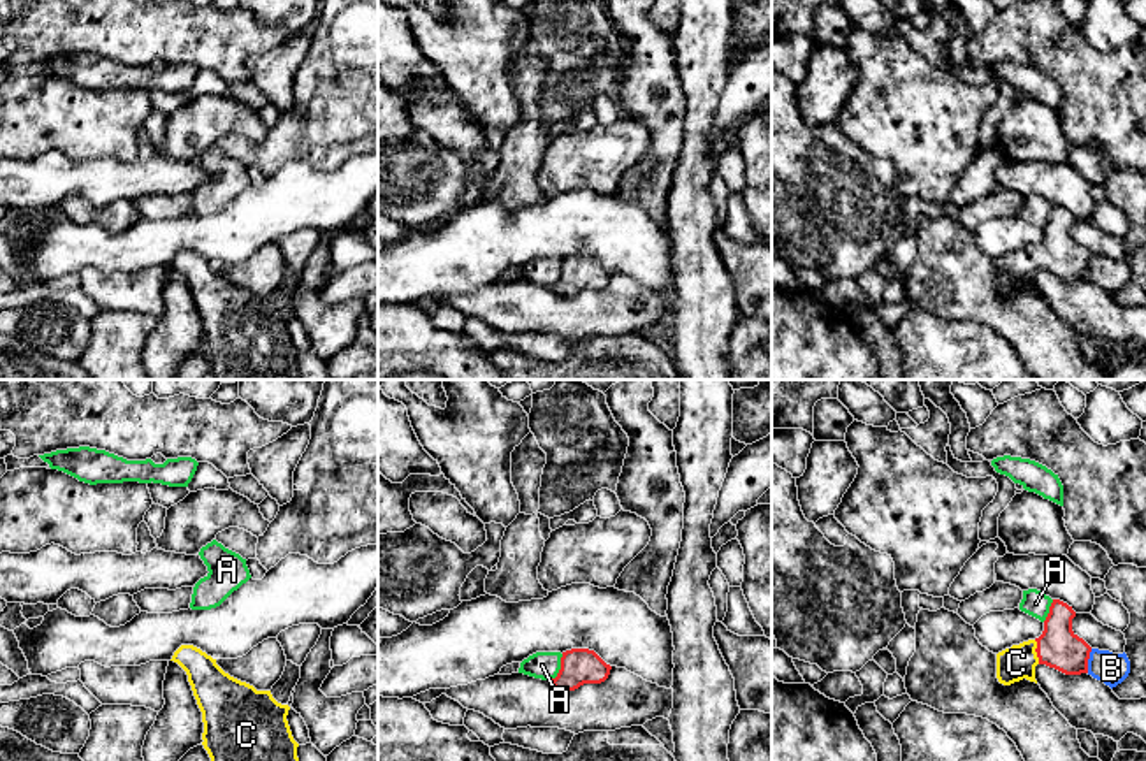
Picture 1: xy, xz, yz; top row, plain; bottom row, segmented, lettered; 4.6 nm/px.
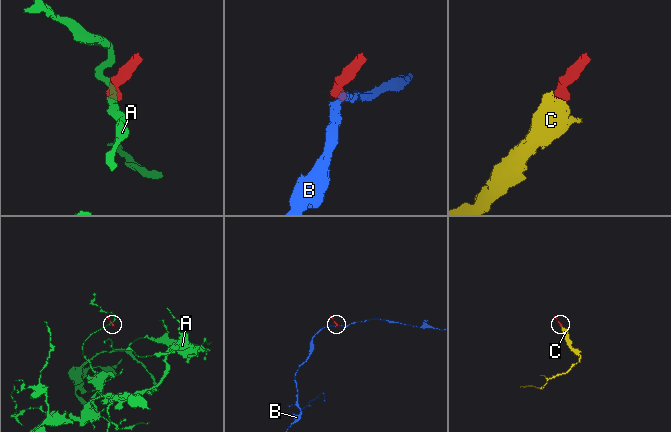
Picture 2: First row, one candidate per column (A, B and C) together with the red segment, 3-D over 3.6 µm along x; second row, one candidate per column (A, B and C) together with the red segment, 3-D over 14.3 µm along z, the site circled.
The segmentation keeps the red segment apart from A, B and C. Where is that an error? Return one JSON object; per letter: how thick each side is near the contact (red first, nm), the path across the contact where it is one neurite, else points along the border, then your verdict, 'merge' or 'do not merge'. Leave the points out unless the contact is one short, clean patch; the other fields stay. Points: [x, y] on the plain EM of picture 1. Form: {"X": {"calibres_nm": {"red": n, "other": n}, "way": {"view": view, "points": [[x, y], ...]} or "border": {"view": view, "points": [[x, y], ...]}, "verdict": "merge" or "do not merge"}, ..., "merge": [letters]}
{"A": {"calibres_nm": {"red": 170, "other": 130}, "border": {"view": "xz", "points": [[563, 260], [559, 278], [549, 287]]}, "verdict": "do not merge"}, "B": {"calibres_nm": {"red": 190, "other": 140}, "border": {"view": "yz", "points": [[1092, 255], [1087, 266], [1087, 278]]}, "verdict": "do not merge"}, "C": {"calibres_nm": {"red": 190, "other": 160}, "way": {"view": "yz", "points": [[1058, 253], [1036, 257], [1016, 269]]}, "verdict": "merge"}, "merge": ["C"]}

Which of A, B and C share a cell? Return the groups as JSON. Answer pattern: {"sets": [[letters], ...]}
{"sets": [["A"], ["B"], ["C"]]}

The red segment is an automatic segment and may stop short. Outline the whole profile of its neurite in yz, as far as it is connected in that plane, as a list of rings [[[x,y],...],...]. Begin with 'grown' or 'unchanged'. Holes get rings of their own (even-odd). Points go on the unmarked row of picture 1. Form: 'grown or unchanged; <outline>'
grown; [[[1053,206],[1039,244],[1012,251],[997,260],[997,285],[1011,292],[1023,285],[1035,288],[1035,272],[1046,271],[1065,281],[1088,279],[1092,253],[1072,237],[1076,218]]]

